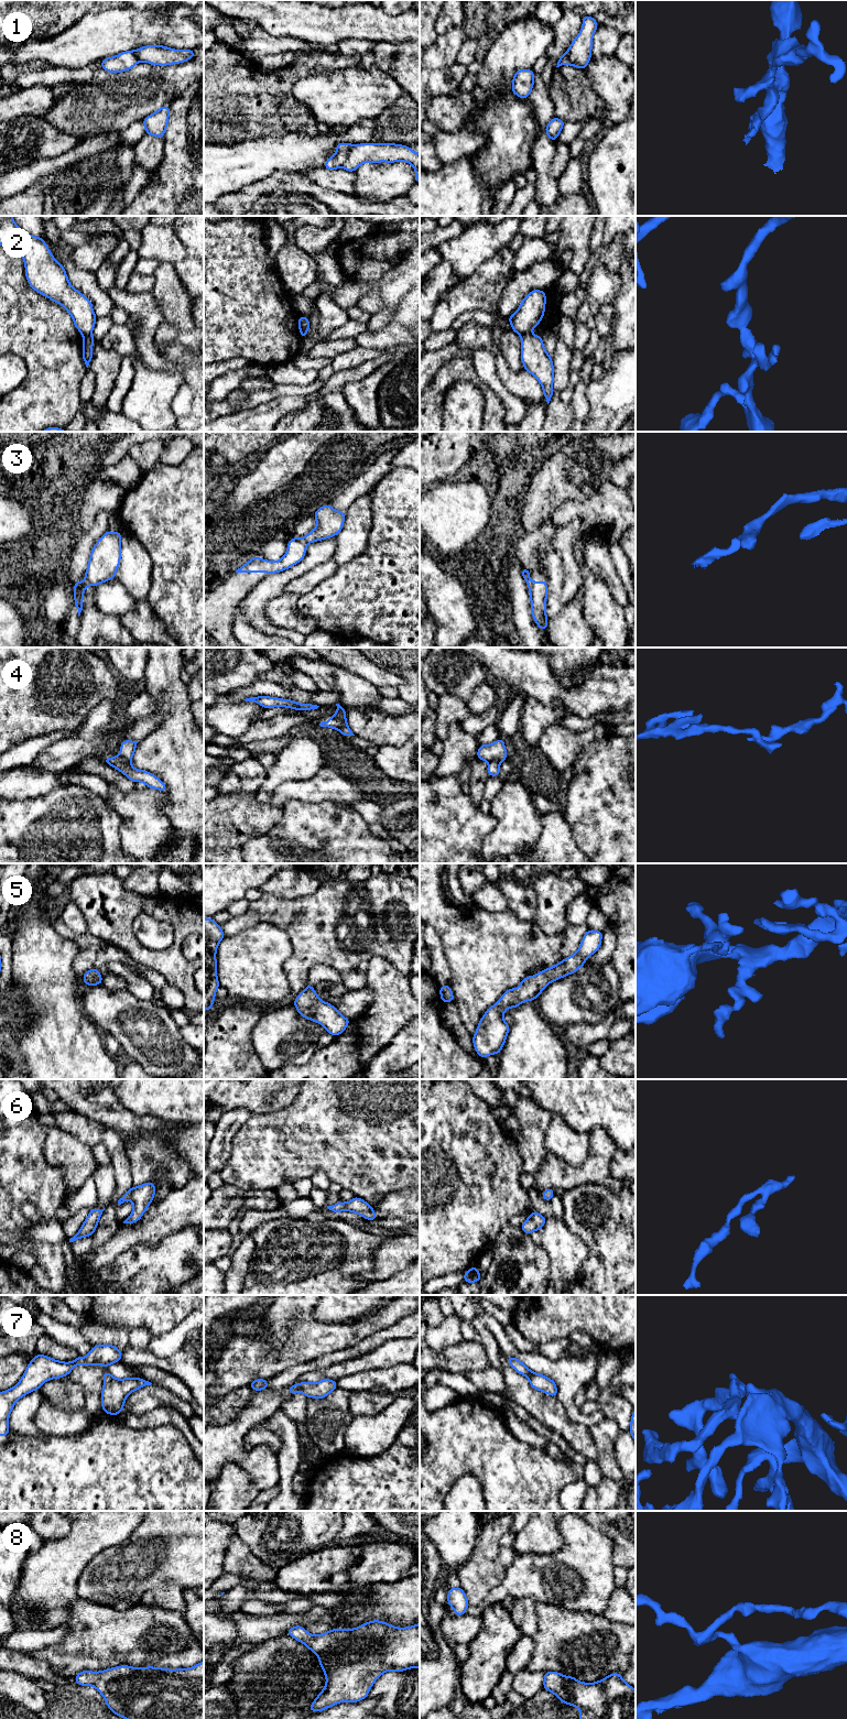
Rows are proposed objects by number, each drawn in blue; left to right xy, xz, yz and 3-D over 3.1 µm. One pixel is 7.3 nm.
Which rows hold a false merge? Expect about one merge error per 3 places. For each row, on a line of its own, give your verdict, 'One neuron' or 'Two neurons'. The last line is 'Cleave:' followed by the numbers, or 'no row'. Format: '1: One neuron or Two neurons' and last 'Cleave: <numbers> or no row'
1: Two neurons
2: Two neurons
3: Two neurons
4: Two neurons
5: One neuron
6: One neuron
7: One neuron
8: One neuron
Cleave: 1, 2, 3, 4

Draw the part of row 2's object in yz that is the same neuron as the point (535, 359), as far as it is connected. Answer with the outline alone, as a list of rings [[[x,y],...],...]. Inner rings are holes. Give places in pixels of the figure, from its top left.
[[[531,333],[521,336],[521,359],[524,370],[534,376],[541,383],[549,404],[554,393],[554,366],[551,356],[543,346],[541,336]]]

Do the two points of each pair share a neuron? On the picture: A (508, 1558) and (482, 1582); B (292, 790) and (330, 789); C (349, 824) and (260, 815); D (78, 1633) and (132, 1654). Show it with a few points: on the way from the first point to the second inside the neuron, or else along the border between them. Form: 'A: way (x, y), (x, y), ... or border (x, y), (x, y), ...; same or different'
A: border (500, 1546), (499, 1560), (505, 1567); different
B: way (302, 790), (321, 789); same
C: border (282, 808), (280, 819), (261, 835); different
D: way (91, 1633), (99, 1638), (116, 1638), (119, 1641); same

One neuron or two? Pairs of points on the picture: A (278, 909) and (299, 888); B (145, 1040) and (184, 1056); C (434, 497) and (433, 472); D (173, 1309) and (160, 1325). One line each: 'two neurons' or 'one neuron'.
A: two neurons
B: one neuron
C: two neurons
D: one neuron

